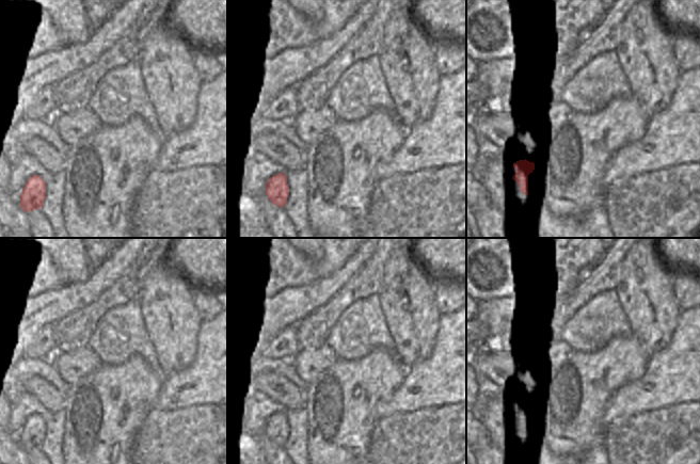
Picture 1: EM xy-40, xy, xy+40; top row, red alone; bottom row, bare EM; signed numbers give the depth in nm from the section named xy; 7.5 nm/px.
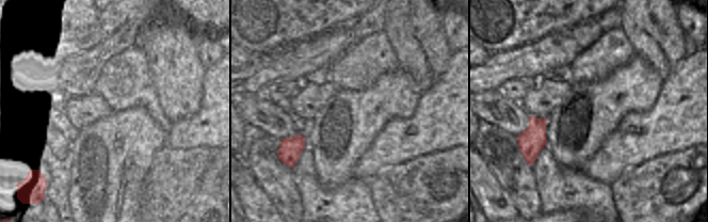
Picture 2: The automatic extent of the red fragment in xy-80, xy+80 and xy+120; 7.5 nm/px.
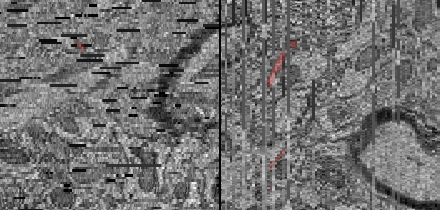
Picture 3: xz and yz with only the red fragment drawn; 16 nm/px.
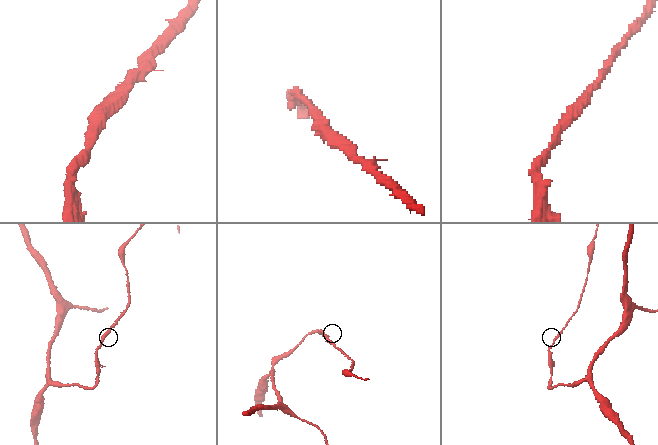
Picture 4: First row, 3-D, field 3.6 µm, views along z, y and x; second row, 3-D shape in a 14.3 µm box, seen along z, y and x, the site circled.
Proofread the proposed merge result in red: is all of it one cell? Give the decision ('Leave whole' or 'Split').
Leave whole.

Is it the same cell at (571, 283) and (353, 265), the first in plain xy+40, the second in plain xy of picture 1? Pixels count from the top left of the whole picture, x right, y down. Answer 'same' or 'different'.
same

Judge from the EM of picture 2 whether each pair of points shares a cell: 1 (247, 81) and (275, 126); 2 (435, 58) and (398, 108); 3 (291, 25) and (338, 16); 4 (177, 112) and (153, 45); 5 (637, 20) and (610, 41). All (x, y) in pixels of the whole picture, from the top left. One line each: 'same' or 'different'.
1: different
2: different
3: same
4: same
5: different

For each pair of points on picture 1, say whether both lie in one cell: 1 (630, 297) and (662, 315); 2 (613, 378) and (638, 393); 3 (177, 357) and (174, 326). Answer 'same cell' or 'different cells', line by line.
1: same cell
2: different cells
3: same cell

